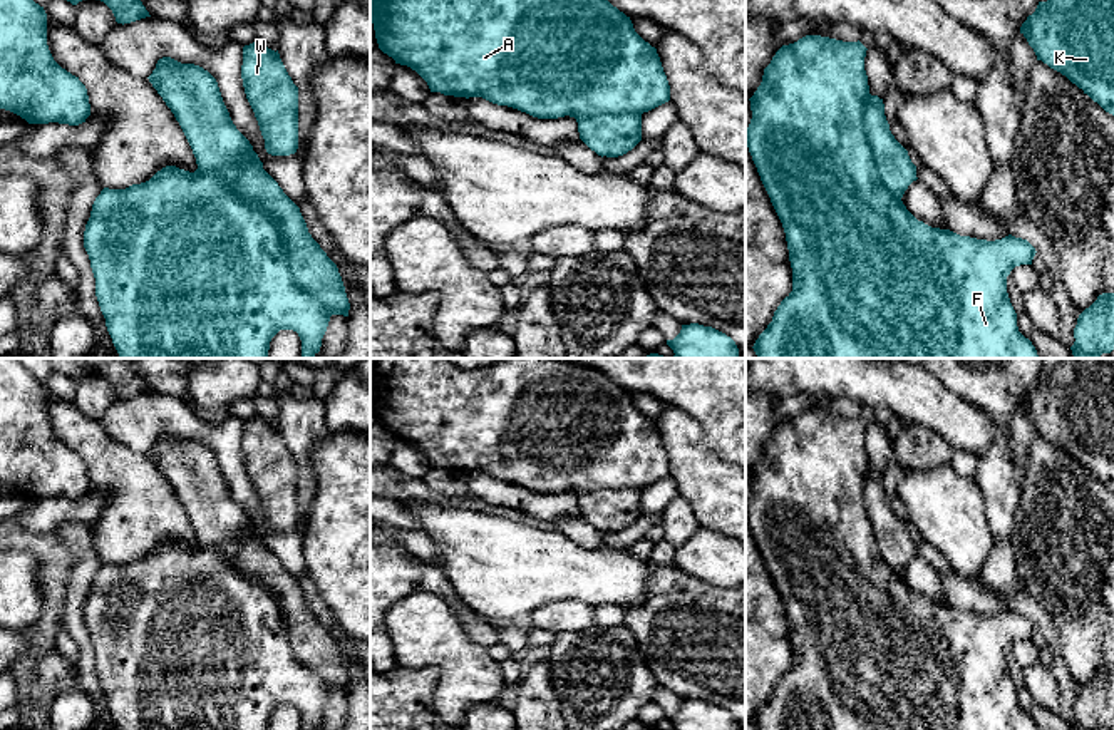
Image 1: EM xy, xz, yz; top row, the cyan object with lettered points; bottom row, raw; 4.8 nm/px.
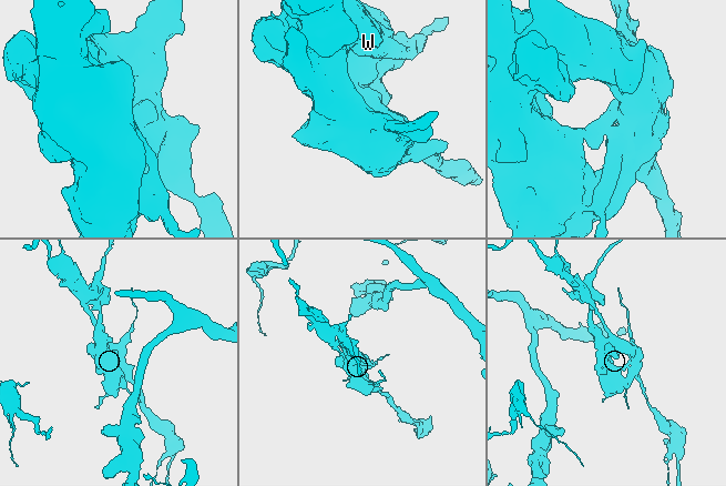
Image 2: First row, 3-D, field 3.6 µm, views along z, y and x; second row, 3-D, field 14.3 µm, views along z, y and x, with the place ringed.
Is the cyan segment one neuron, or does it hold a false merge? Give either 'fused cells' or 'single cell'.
fused cells

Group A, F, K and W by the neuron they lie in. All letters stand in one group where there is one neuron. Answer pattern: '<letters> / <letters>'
A F W / K

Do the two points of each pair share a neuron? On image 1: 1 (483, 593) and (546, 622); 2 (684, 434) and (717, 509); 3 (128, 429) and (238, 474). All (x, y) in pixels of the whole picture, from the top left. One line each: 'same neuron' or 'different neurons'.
1: different neurons
2: same neuron
3: same neuron

